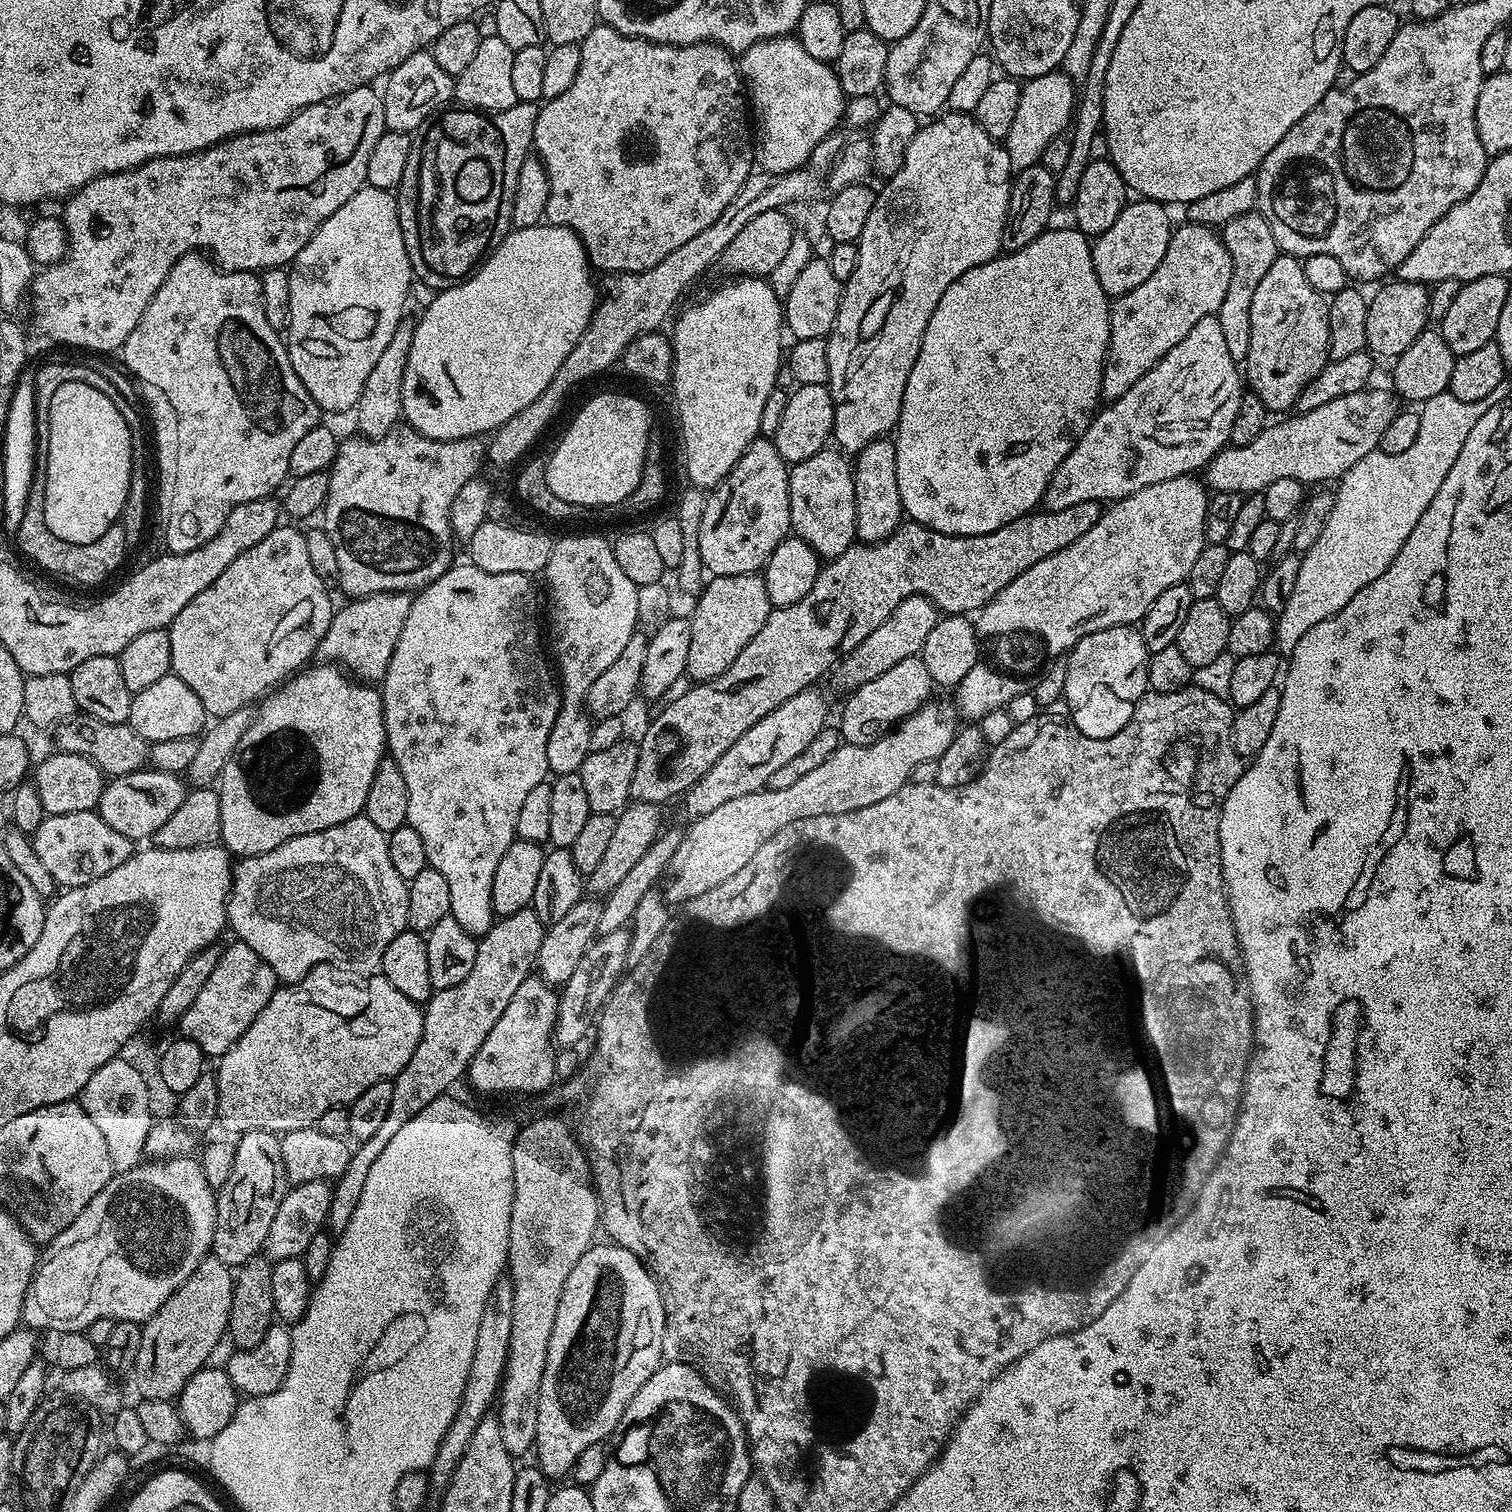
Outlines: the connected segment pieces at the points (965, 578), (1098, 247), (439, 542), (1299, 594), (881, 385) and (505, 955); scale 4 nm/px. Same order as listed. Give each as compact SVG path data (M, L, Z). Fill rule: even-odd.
M1101 501L1078 502L1078 506L1066 506L1066 510L1049 512L1036 510L1026 516L1018 517L1014 522L1002 526L985 536L951 536L945 532L936 532L915 522L901 523L894 534L876 544L853 543L842 554L831 557L821 567L814 586L798 603L781 608L773 608L766 618L766 626L746 642L742 654L730 662L722 674L712 680L697 683L682 698L663 705L661 712L651 718L645 730L645 736L638 741L638 770L634 770L632 796L646 804L663 805L663 800L683 797L689 788L693 788L700 779L766 714L770 714L782 702L794 698L799 692L809 691L819 676L833 671L842 657L854 651L906 598L924 596L931 600L944 614L975 614L989 604L997 594L1014 578L1018 578L1030 566L1038 566L1046 558L1066 550L1094 522L1098 522L1102 511Z
M1143 198L1135 202L1125 206L1122 214L1118 214L1118 222L1114 222L1114 226L1110 226L1110 230L1101 236L1095 237L1091 245L1098 282L1109 298L1126 294L1134 290L1134 286L1142 286L1142 282L1158 270L1158 262L1162 262L1166 255L1166 246L1174 231L1173 225L1168 225L1169 209L1165 205Z
M407 424L397 425L376 440L355 439L345 439L336 451L336 461L328 472L330 490L322 509L322 527L334 542L334 554L352 552L352 556L356 556L356 560L352 560L352 556L344 556L344 581L339 583L339 587L348 591L349 597L359 598L379 592L419 590L434 583L442 573L453 567L454 533L448 520L450 506L458 490L462 490L462 486L466 486L466 482L486 464L485 441L478 436L468 436L465 440L431 440ZM360 488L376 488L376 496L360 496ZM376 504L380 504L380 512L384 512L384 504L388 504L388 512L400 512L396 504L404 504L404 520L400 520L400 516L396 516L396 520L384 520L380 512L368 512L368 508L376 508ZM384 544L392 544L392 556L384 552ZM364 552L368 552L368 560L360 560ZM396 552L404 552L404 560L396 560ZM376 556L396 560L396 564L392 564L392 568L372 568L372 560L376 560Z
M1507 383L1494 386L1494 391L1486 398L1478 398L1478 402L1458 402L1449 391L1423 401L1418 438L1414 438L1414 446L1406 454L1391 456L1377 450L1344 473L1340 488L1335 489L1334 510L1322 534L1318 534L1318 542L1303 553L1298 582L1294 582L1294 594L1288 599L1289 649L1298 646L1298 638L1310 626L1342 610L1362 586L1374 582L1394 562L1398 550L1402 550L1402 542L1410 538L1410 530L1418 526L1418 518L1422 518L1426 506L1434 502L1438 486L1446 482L1450 466L1462 454L1462 442L1474 430L1474 422L1495 404L1509 399L1508 387Z
M954 111L944 115L937 115L932 120L933 124L925 123L919 129L905 152L901 168L885 183L888 185L884 189L879 189L874 209L870 210L870 218L866 218L865 229L856 244L858 266L854 266L854 274L843 281L838 318L826 337L826 387L833 394L839 394L844 388L844 393L835 401L832 436L834 444L836 440L835 447L848 454L861 452L870 442L887 437L899 424L906 382L910 378L910 370L914 370L914 362L918 362L918 350L922 350L926 326L938 302L942 302L942 294L946 294L949 286L966 270L987 260L995 260L1001 251L1000 240L1004 237L1008 199L1014 179L1007 147L990 139L971 115ZM899 284L900 289L868 348L865 360L848 376L848 367L860 344L860 331L864 328L868 311Z
M530 906L509 916L499 917L492 929L479 937L474 970L470 970L470 974L466 974L458 986L433 991L431 1000L423 1009L422 1038L410 1062L406 1062L406 1066L392 1080L394 1098L390 1098L390 1110L386 1110L382 1126L378 1126L374 1138L359 1141L350 1158L350 1166L346 1166L344 1173L332 1184L329 1221L340 1220L338 1224L341 1229L350 1226L350 1218L354 1218L354 1210L358 1210L358 1201L362 1199L362 1189L366 1186L370 1166L378 1162L378 1154L386 1150L390 1138L394 1138L394 1134L398 1134L398 1130L402 1130L410 1118L426 1110L430 1102L445 1095L459 1076L467 1073L474 1054L478 1054L482 1042L486 1042L486 1034L494 1030L494 1022L498 1022L498 1018L502 1018L502 1010L510 1006L514 990L518 990L518 986L522 986L522 982L533 975L545 931L545 924Z

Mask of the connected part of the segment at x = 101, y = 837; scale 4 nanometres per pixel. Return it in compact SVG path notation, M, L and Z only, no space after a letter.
M95 811L74 814L45 815L42 826L31 837L34 851L61 889L81 888L102 874L110 874L134 854L133 841L127 840L118 830L110 830Z

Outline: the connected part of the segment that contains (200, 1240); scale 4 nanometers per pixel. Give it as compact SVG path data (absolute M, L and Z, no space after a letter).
M174 1156L166 1160L141 1162L137 1168L113 1175L112 1180L106 1182L106 1186L102 1186L102 1190L98 1190L94 1198L90 1198L86 1210L82 1210L82 1214L78 1214L78 1218L74 1218L70 1226L66 1226L52 1239L52 1253L45 1260L43 1257L32 1277L32 1285L28 1288L28 1297L24 1300L23 1323L32 1330L53 1328L53 1333L59 1334L85 1331L90 1322L98 1322L98 1318L137 1322L149 1320L158 1310L158 1306L162 1306L162 1302L166 1302L166 1298L170 1298L170 1294L174 1294L174 1290L178 1290L178 1286L182 1286L182 1282L186 1282L186 1278L190 1278L190 1274L194 1274L196 1267L209 1255L216 1229L216 1198L217 1193L206 1182L206 1174L202 1174L199 1159L192 1156Z

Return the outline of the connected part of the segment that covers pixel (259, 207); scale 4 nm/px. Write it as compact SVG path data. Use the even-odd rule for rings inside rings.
M372 86L355 88L345 92L343 96L303 108L288 117L284 124L277 128L267 128L265 132L244 132L240 136L232 136L220 144L204 148L200 152L190 152L186 156L159 156L138 165L137 168L115 172L109 176L99 176L73 192L63 201L62 223L64 233L68 236L68 250L63 260L37 271L30 285L30 304L32 300L32 316L36 319L37 330L60 344L69 344L72 348L89 348L92 352L112 352L116 348L117 351L123 349L126 338L130 338L130 330L134 330L134 326L140 324L146 306L150 306L154 294L162 286L162 282L166 282L166 274L170 274L178 258L201 252L207 254L212 263L223 272L259 273L261 270L291 265L292 259L299 254L302 246L306 246L306 242L314 238L322 222L326 222L326 218L330 218L334 210L346 206L346 202L350 202L350 198L354 198L354 194L358 194L358 190L368 183L366 165L370 162L370 154L374 151L378 138L386 130L384 97L374 89Z

